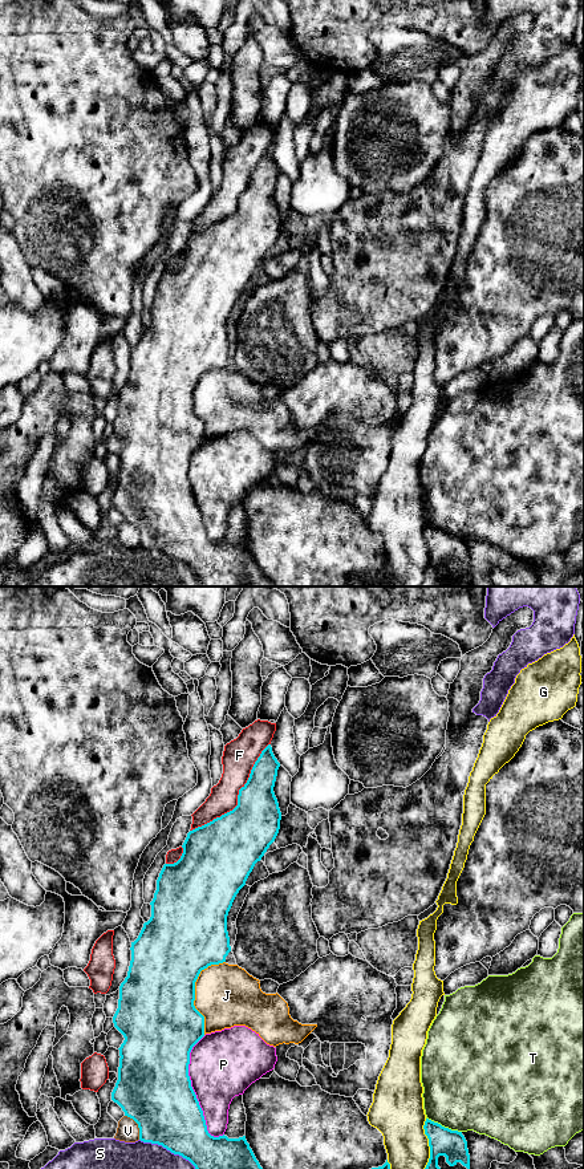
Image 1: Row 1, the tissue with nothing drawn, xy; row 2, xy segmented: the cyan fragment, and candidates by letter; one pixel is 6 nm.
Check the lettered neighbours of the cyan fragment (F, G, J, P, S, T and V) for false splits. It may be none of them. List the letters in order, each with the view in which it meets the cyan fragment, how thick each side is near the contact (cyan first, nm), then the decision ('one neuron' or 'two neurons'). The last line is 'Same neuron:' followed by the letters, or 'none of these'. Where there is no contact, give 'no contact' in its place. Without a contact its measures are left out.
F: meets cyan in xy; 360 nm thick on the cyan side, 200 nm on the other; two neurons
G: meets cyan in xy; 170 nm thick on the cyan side, 300 nm on the other; two neurons
J: meets cyan in xy; 460 nm thick on the cyan side, 380 nm on the other; two neurons
P: meets cyan in xy; 440 nm thick on the cyan side, 400 nm on the other; two neurons
S: meets cyan in xy; 400 nm thick on the cyan side, 170 nm on the other; two neurons
T: meets cyan in xy; 170 nm thick on the cyan side, 480 nm on the other; two neurons
V: meets cyan in xy; 440 nm thick on the cyan side, 140 nm on the other; two neurons
Same neuron: none of these

